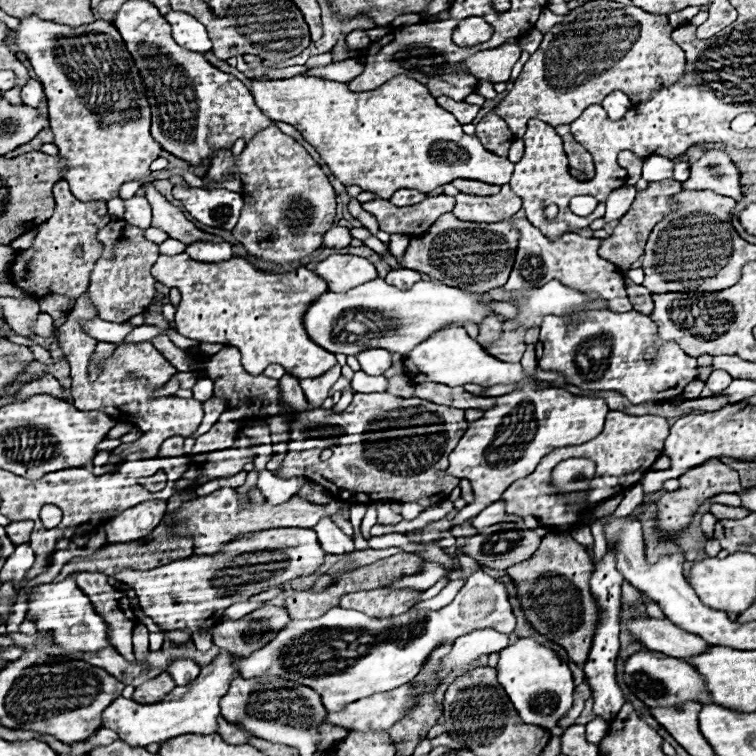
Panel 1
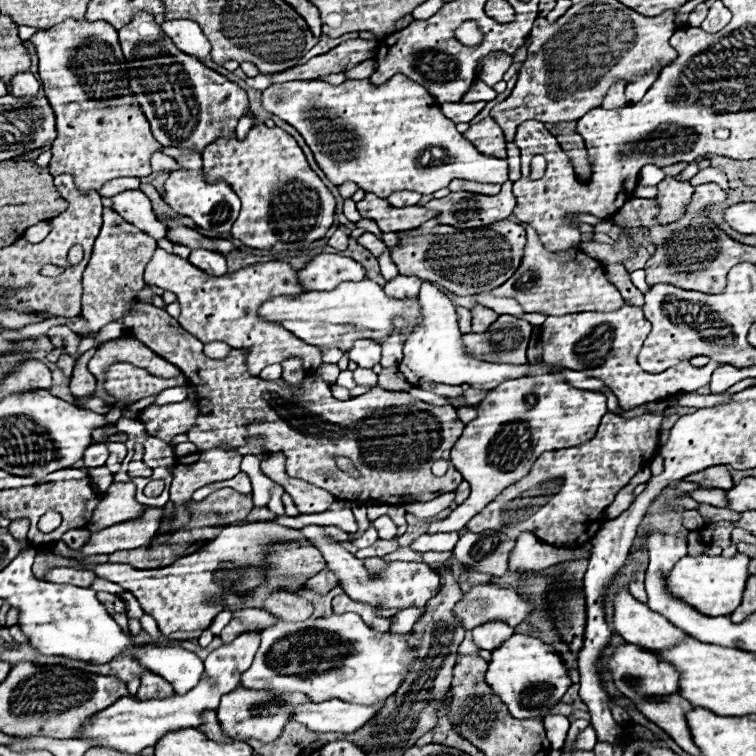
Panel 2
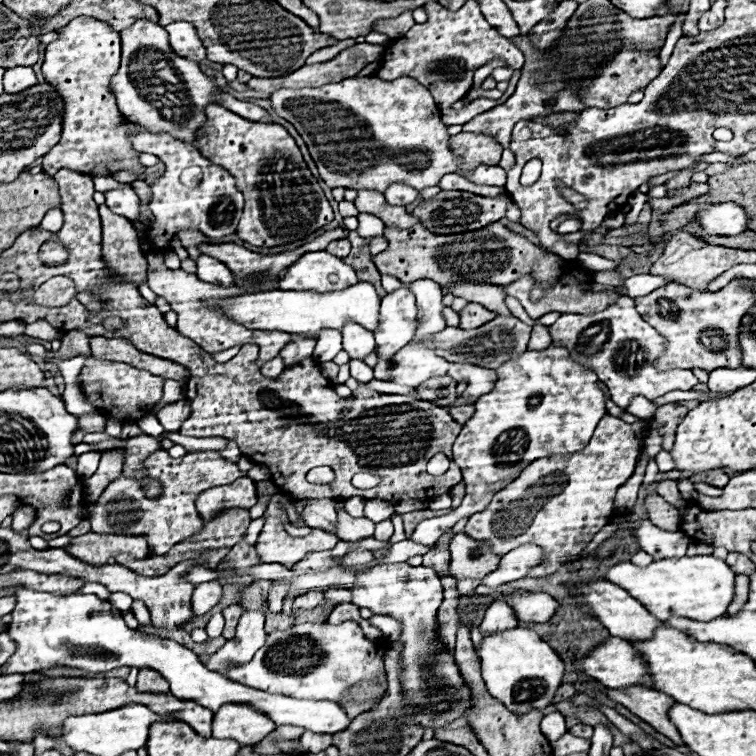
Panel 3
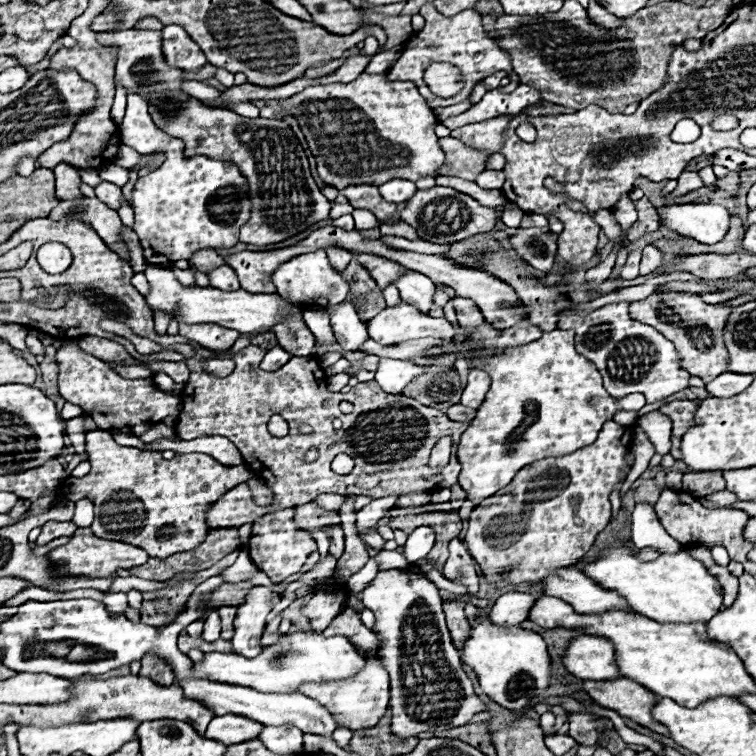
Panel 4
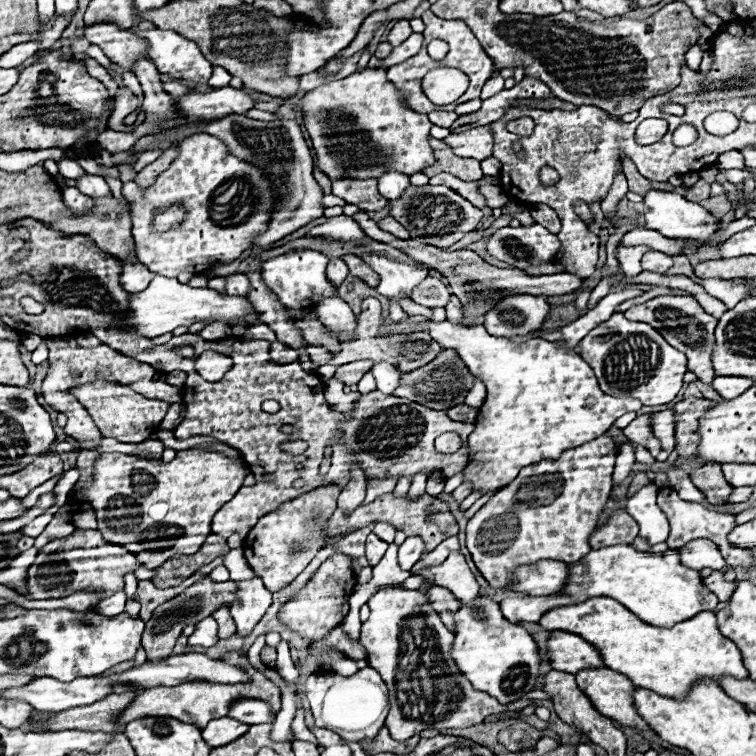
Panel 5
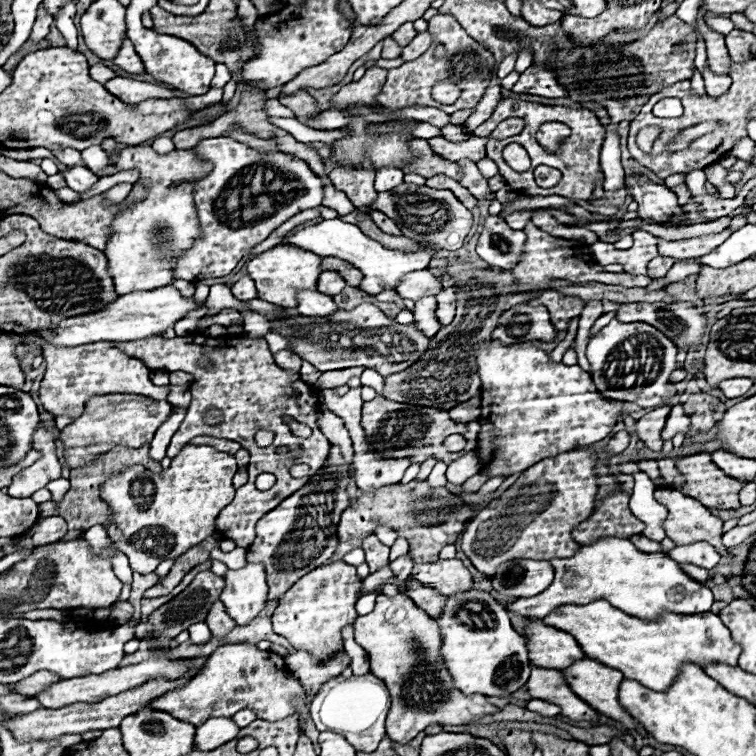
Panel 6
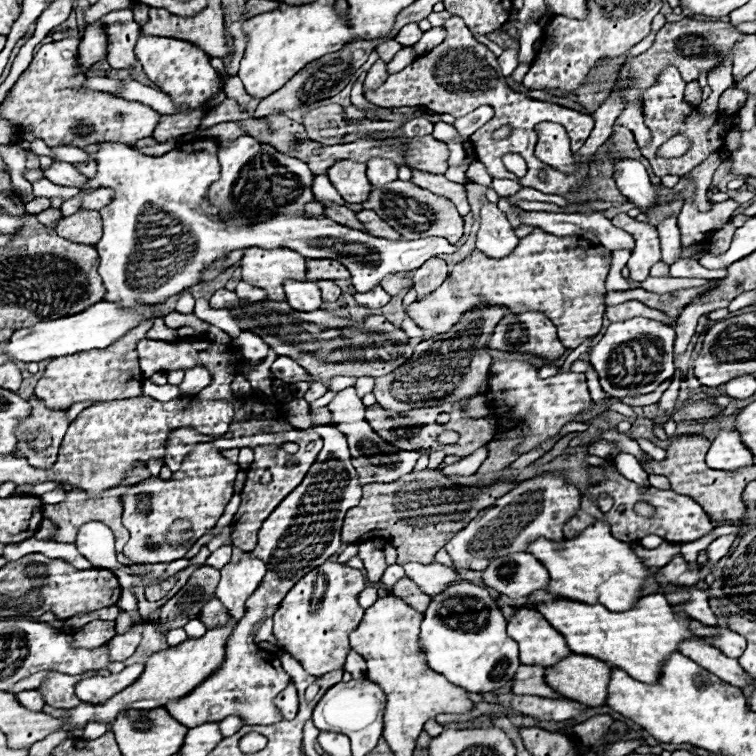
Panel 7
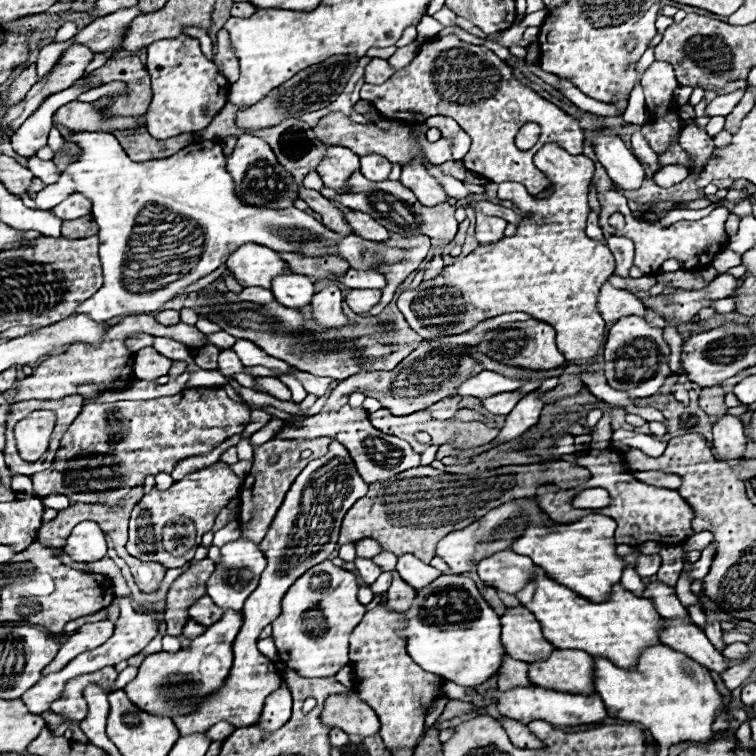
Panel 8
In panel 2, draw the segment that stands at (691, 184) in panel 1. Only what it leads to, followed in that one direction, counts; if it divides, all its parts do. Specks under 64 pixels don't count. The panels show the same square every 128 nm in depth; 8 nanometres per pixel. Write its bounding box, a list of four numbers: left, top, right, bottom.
[690,166,728,190]

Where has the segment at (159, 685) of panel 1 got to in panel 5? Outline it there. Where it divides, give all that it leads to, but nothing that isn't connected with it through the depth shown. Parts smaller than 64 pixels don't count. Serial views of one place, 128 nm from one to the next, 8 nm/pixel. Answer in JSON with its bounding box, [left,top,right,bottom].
[142,576,236,660]

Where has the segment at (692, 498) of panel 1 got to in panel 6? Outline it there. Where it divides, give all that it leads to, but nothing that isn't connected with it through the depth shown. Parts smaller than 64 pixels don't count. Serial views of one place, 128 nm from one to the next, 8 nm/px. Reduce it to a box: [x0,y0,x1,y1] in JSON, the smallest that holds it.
[676,452,748,510]

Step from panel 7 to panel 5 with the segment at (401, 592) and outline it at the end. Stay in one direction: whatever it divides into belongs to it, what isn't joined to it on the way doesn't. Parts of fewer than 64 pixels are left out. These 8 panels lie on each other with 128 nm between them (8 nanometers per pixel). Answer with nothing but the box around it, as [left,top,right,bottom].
[426,586,462,632]

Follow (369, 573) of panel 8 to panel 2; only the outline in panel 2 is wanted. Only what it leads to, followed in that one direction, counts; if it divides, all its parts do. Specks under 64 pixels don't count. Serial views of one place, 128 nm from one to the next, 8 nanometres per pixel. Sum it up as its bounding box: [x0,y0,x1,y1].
[274,500,358,534]

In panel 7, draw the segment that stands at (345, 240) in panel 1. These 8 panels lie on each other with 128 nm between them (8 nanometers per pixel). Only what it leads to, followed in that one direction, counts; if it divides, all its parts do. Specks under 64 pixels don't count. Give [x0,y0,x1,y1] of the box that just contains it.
[318,280,342,304]

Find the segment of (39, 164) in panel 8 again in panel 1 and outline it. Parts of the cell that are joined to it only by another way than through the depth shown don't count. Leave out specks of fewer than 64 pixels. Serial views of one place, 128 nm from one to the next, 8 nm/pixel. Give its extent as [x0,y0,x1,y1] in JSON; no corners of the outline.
[124,196,152,230]

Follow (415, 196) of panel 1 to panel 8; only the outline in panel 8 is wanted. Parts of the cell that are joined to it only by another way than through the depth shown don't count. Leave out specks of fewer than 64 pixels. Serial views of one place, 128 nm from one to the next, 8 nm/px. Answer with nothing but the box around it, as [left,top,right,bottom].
[360,154,392,182]

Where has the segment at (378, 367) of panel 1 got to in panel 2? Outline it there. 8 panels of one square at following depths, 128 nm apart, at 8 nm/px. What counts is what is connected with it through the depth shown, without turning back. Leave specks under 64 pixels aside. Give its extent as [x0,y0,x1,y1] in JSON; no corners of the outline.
[346,338,380,368]

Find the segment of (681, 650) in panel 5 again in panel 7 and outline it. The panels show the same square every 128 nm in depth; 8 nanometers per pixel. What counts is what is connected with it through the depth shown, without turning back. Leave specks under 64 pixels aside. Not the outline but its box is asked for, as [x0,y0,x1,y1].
[528,588,746,684]

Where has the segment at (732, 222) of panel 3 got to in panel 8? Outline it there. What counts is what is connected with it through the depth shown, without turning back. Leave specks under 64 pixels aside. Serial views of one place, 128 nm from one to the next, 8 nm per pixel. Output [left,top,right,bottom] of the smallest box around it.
[592,130,644,190]

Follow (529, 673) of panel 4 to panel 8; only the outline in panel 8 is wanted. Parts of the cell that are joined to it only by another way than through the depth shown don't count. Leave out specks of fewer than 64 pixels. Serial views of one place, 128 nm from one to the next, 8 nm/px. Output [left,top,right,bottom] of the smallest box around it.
[400,572,506,688]

